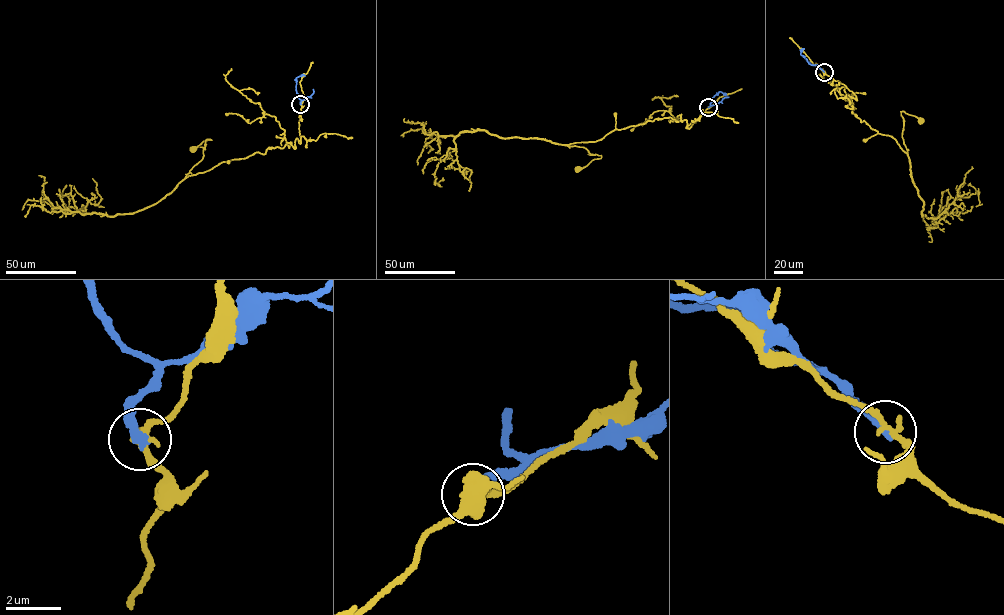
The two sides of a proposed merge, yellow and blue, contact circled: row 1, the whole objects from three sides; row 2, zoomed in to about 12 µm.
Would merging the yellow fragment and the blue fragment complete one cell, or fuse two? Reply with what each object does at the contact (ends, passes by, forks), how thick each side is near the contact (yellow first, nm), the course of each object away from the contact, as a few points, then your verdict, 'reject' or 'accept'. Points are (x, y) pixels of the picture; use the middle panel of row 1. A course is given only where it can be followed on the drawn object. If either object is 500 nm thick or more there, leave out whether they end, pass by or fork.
yellow passes by; blue ends there; 240 nm thick on the yellow side, 280 nm on the other; yellow runs (708, 107), (689, 128), (681, 114), (678, 121), (656, 118), (563, 144), (601, 156), (578, 170); blue runs (708, 107), (718, 92), (725, 93), (727, 97); reject

